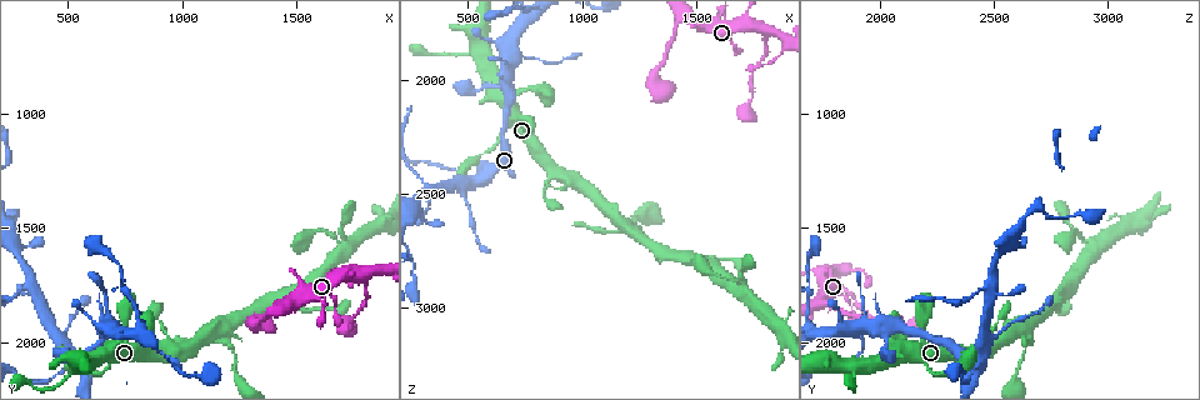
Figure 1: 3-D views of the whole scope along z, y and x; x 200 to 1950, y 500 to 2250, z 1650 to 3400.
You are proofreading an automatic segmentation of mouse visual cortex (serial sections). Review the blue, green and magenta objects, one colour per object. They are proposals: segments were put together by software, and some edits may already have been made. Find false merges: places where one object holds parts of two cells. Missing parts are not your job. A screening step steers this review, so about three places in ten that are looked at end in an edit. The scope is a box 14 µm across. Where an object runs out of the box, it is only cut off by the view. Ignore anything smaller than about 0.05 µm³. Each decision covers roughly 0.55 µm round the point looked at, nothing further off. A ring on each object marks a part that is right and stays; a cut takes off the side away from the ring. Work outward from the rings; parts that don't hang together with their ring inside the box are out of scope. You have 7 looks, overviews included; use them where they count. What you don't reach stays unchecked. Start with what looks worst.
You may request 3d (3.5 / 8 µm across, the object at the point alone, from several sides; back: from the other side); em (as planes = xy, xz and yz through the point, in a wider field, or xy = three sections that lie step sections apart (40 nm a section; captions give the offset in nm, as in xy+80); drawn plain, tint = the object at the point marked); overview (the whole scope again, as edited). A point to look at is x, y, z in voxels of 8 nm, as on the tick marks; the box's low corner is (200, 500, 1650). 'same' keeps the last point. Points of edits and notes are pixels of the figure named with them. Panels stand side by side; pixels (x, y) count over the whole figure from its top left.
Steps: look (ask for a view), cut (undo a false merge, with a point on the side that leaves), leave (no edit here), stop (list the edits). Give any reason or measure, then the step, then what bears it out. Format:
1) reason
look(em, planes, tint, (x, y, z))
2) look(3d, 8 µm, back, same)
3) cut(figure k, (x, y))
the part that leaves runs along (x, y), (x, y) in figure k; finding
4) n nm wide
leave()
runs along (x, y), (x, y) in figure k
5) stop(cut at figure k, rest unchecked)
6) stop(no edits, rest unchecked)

sudden change in width
look(3d, 3.5 µm, back, (1800, 1770, 1850))

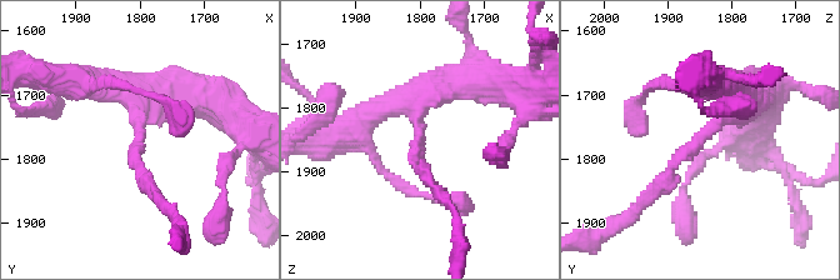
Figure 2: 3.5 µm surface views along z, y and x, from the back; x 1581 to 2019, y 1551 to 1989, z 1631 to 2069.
arms of 150, 400 nm
look(em, xy, step 5, tint, (1800, 1775, 1855))

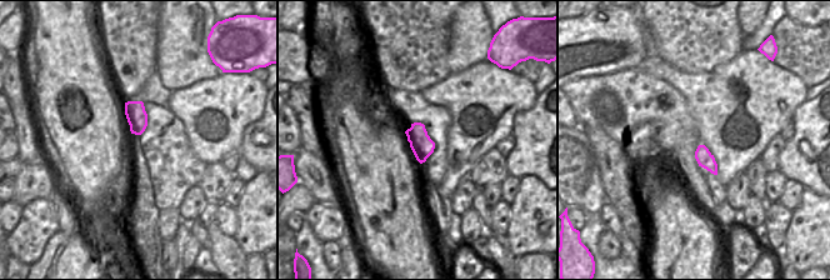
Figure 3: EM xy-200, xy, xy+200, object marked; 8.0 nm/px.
leave()
all the same cell

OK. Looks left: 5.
abrupt turn
look(3d, 3.5 µm, (510, 2080, 2440))

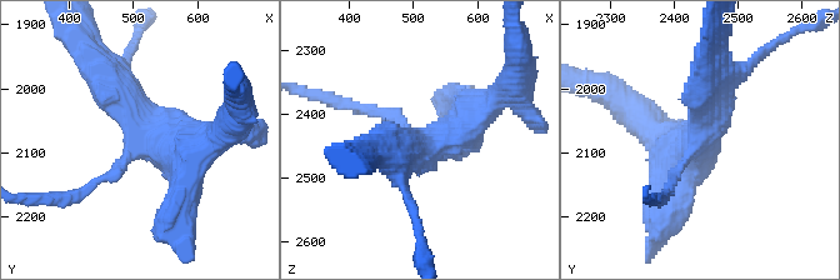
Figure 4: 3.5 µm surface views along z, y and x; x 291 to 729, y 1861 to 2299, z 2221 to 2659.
3 arms; arms of 150, 400, 450 nm; now the EM
look(em, xy, step 2, tint, (515, 2080, 2435))

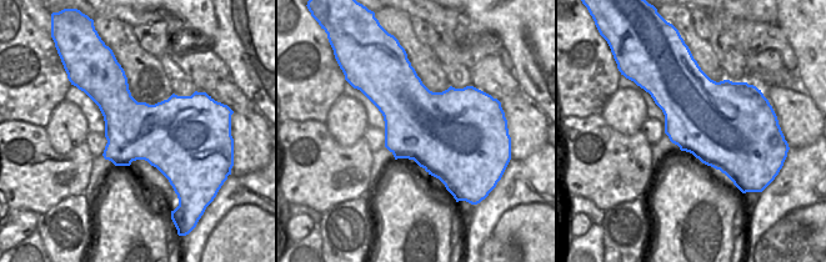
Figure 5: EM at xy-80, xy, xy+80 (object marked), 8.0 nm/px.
look(em, planes, tint, same)

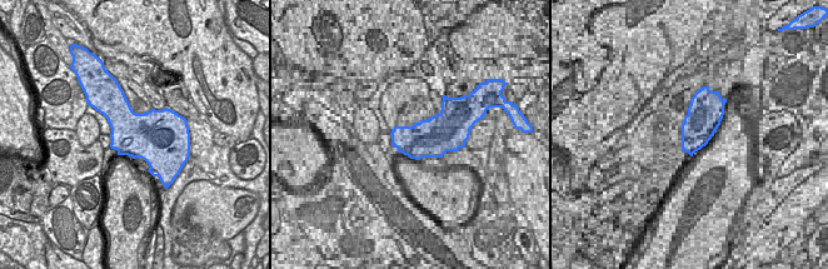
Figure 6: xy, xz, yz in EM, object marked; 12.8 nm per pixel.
leave()
runs along (208, 144), (158, 133), (81, 190) in figure 4; continuous, no second cell

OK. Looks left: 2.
two arms in line, one across
look(3d, 8 µm, back, (350, 1760, 2490))

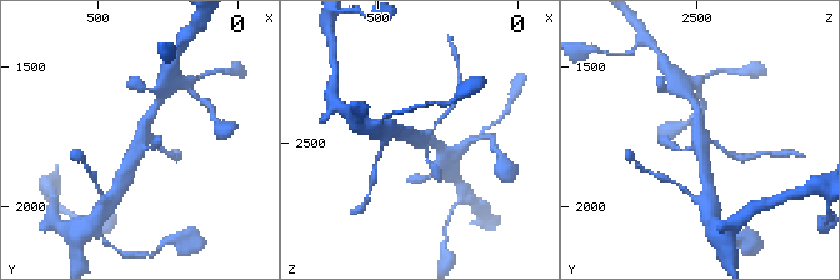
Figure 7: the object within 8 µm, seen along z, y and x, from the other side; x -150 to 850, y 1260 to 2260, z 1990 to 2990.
need the tissue
look(em, planes, tint, (340, 1780, 2480))

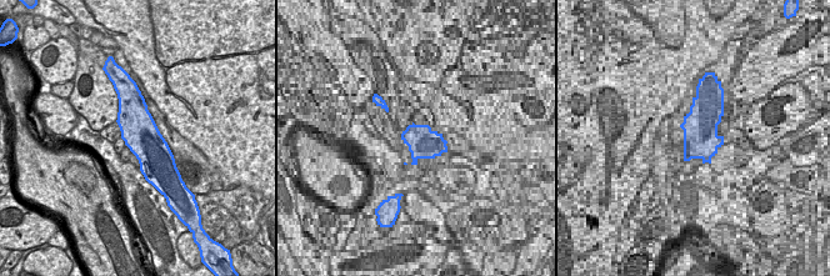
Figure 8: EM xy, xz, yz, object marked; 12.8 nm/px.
leave()
runs along (121, 174), (154, 110) in figure 7; continuous, no second cell

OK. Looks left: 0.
stop(no edits, rest unchecked)

